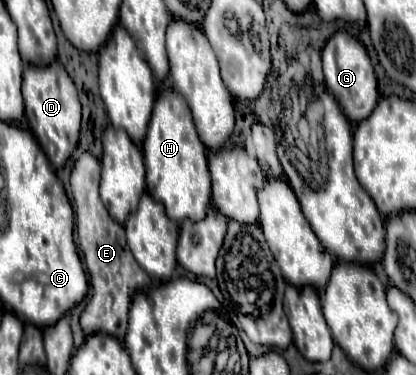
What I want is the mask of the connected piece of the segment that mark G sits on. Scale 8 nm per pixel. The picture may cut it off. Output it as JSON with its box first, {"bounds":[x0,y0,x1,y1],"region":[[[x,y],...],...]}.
{"bounds":[322,31,378,123],"region":[[[338,31],[334,33],[328,43],[322,49],[322,69],[324,69],[324,85],[326,91],[340,103],[344,115],[348,117],[350,123],[360,123],[360,119],[366,119],[372,109],[376,107],[378,101],[378,83],[374,75],[372,61],[362,47],[352,35]]]}

